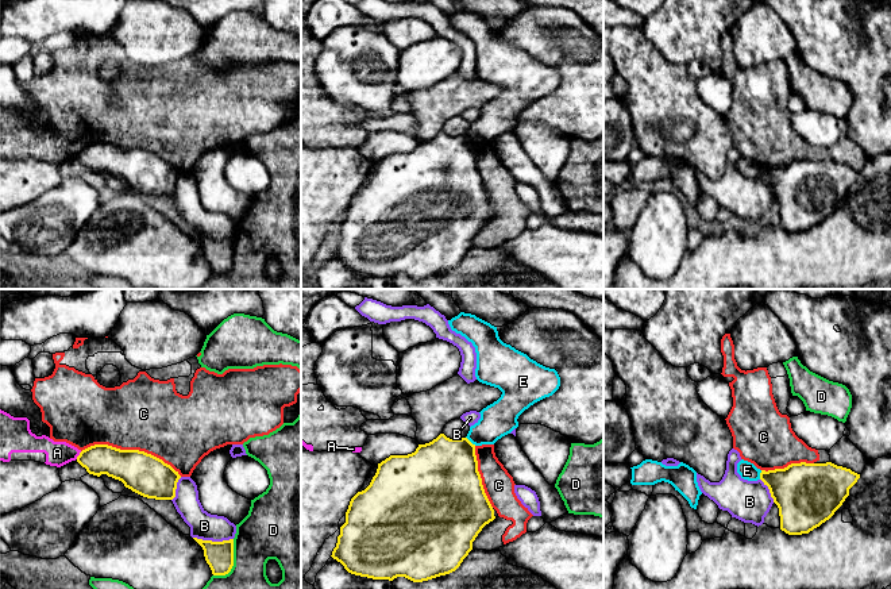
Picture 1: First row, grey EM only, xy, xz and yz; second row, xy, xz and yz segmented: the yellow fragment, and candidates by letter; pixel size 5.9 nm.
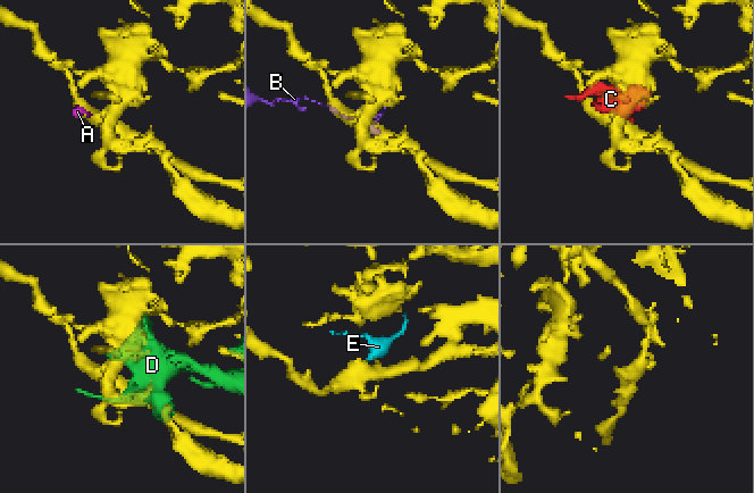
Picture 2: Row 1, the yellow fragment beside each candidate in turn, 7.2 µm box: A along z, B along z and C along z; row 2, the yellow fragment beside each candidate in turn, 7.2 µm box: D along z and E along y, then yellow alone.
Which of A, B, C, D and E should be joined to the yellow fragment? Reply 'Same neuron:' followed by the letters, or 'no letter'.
Same neuron: no letter

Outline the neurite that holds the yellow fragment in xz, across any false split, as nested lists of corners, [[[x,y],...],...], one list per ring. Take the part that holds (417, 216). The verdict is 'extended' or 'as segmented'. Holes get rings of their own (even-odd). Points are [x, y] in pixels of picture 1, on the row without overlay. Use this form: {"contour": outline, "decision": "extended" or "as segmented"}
{"contour": [[[440,131],[432,139],[418,142],[412,151],[390,153],[378,161],[370,182],[351,196],[331,254],[355,273],[389,278],[405,274],[423,280],[455,269],[472,247],[478,231],[494,216],[478,169],[475,142],[467,135],[450,136]]], "decision": "as segmented"}

